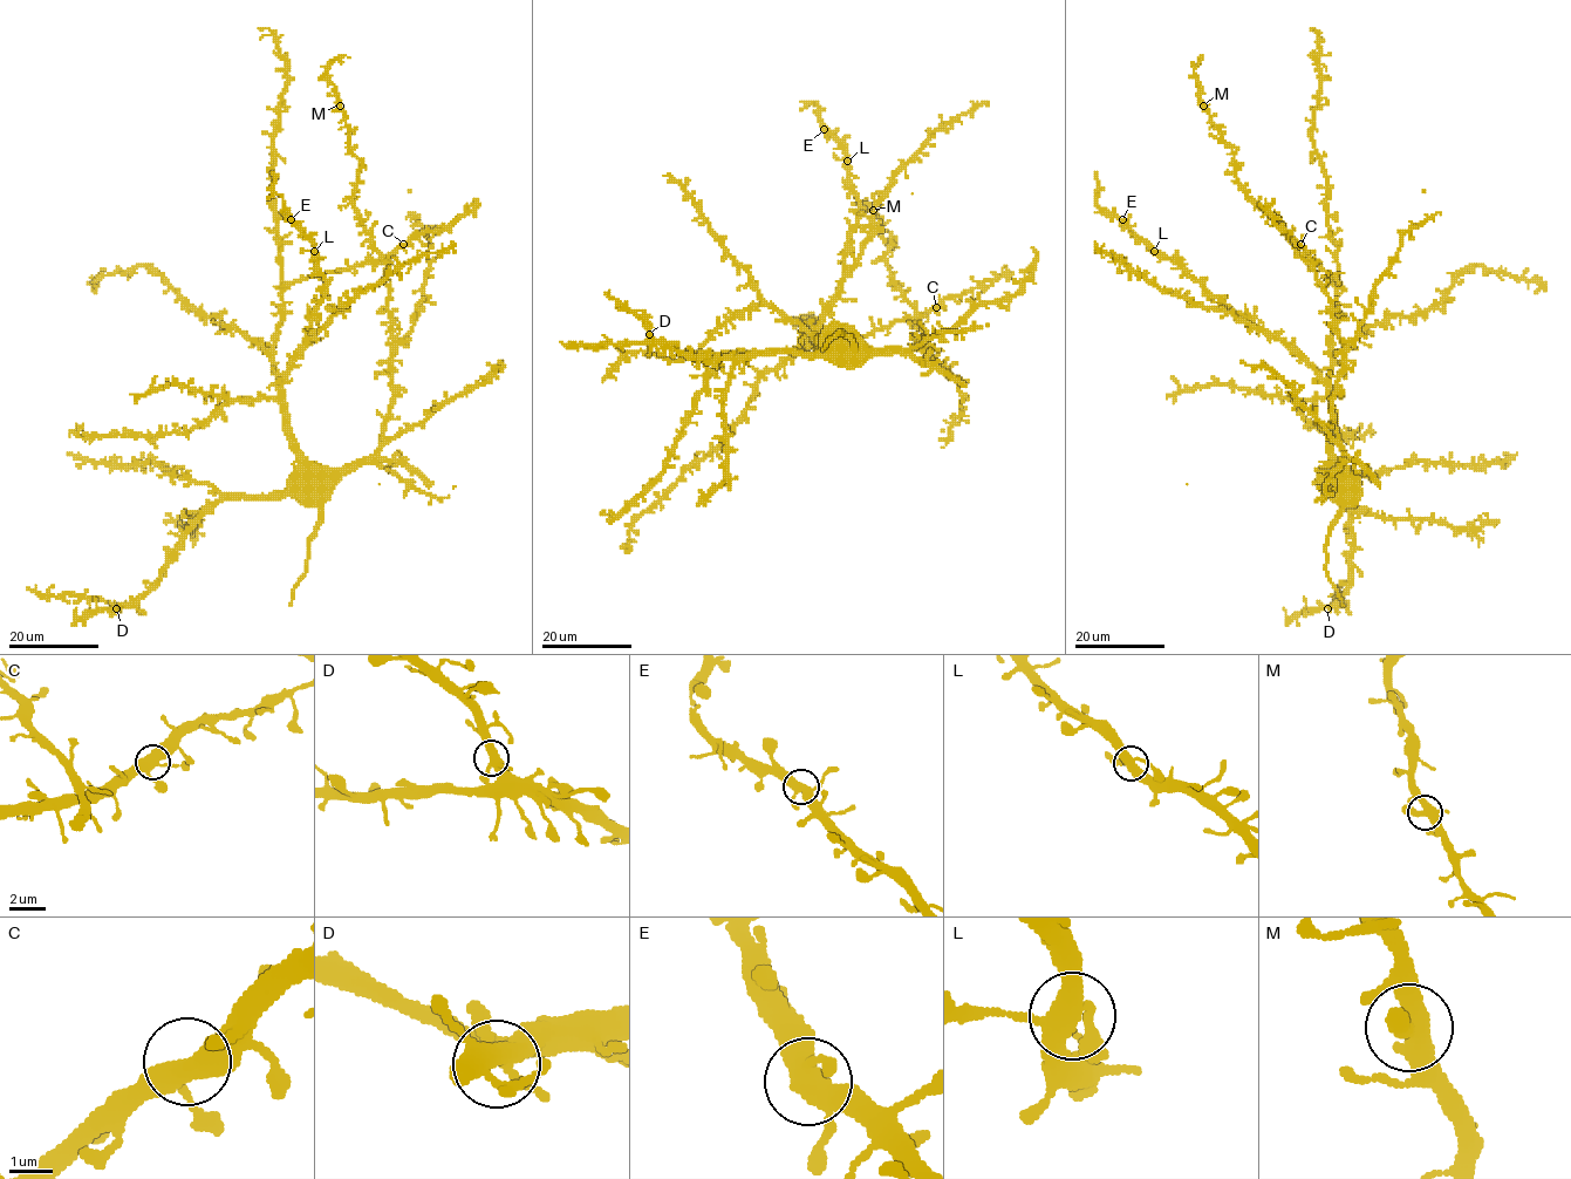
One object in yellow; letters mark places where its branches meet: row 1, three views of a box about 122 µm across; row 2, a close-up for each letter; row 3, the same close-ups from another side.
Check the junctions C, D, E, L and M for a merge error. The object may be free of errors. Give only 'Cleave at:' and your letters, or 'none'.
Cleave at: none

